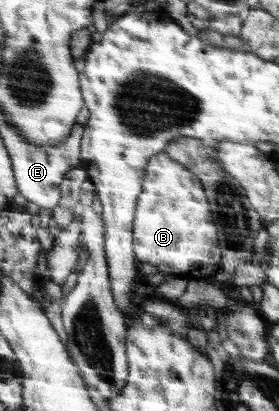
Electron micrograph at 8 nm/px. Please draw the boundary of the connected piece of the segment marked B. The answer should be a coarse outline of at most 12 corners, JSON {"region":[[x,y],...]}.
{"region":[[164,151],[136,204],[137,260],[160,274],[221,273],[199,177]]}

